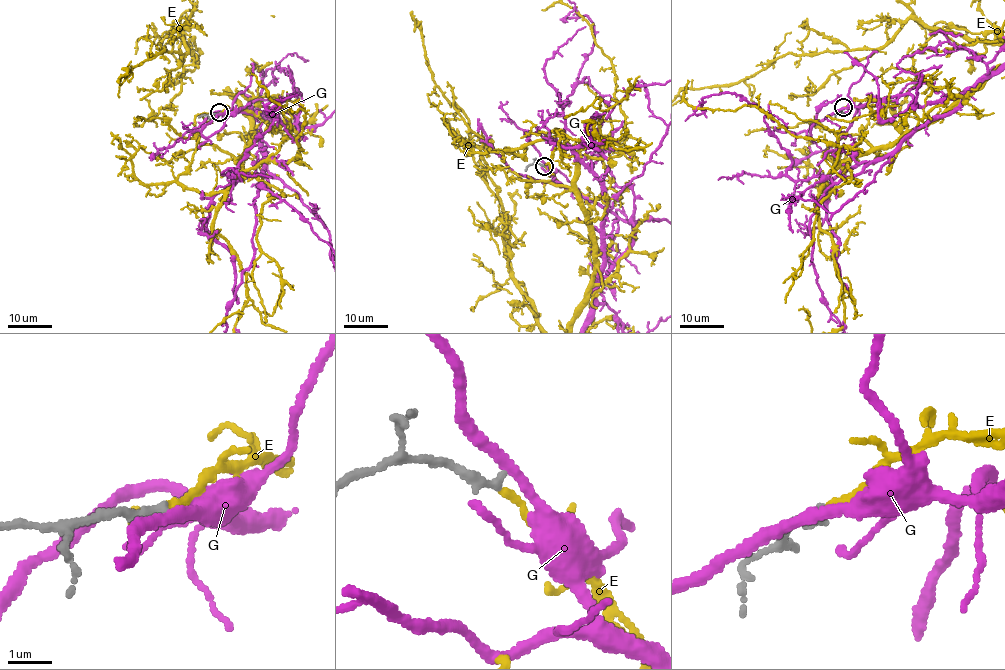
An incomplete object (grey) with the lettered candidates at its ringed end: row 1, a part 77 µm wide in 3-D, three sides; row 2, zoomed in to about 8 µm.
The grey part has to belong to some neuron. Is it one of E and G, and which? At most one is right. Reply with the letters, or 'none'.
E

